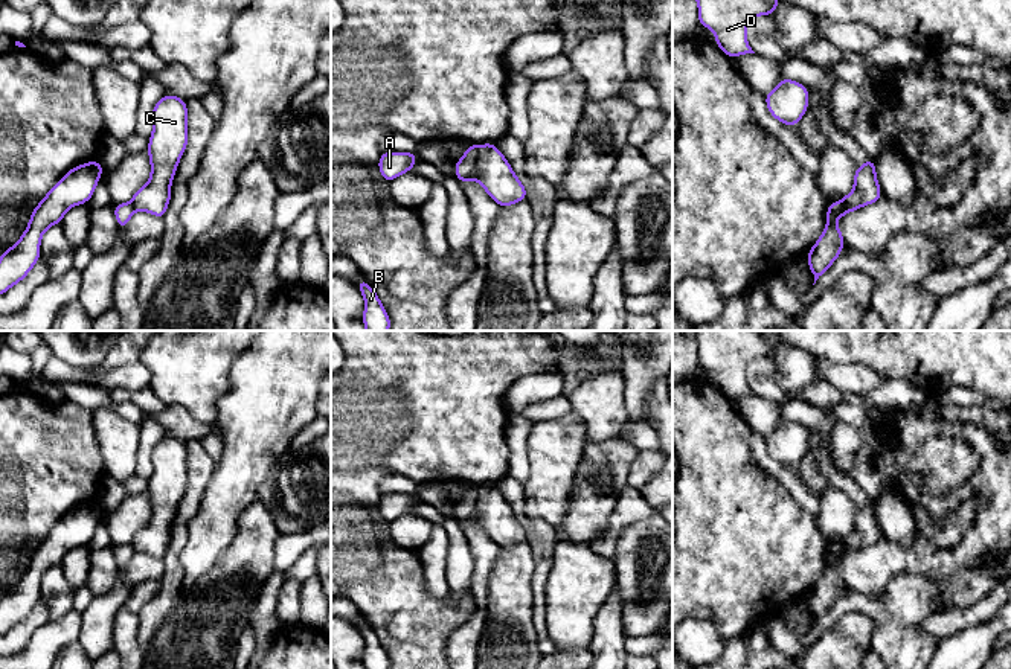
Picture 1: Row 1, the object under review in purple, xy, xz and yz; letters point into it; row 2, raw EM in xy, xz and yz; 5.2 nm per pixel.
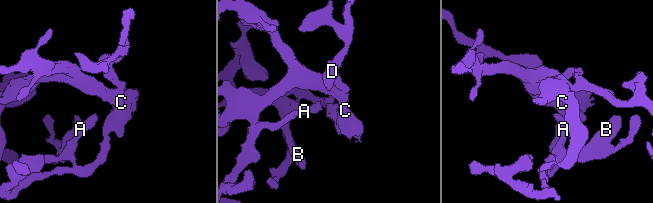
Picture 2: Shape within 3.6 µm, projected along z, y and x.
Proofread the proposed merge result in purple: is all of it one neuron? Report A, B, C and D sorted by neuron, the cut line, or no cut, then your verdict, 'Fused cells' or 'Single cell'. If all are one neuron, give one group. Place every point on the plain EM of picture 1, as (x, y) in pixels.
Groups: A B / C D. Split along xz (479, 488), (475, 511), (461, 521). Fused cells

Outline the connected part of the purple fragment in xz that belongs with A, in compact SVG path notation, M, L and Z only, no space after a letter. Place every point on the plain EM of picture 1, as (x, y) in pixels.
M383 494L378 503L378 511L384 523L392 523L404 514L412 512L418 503L413 494Z

